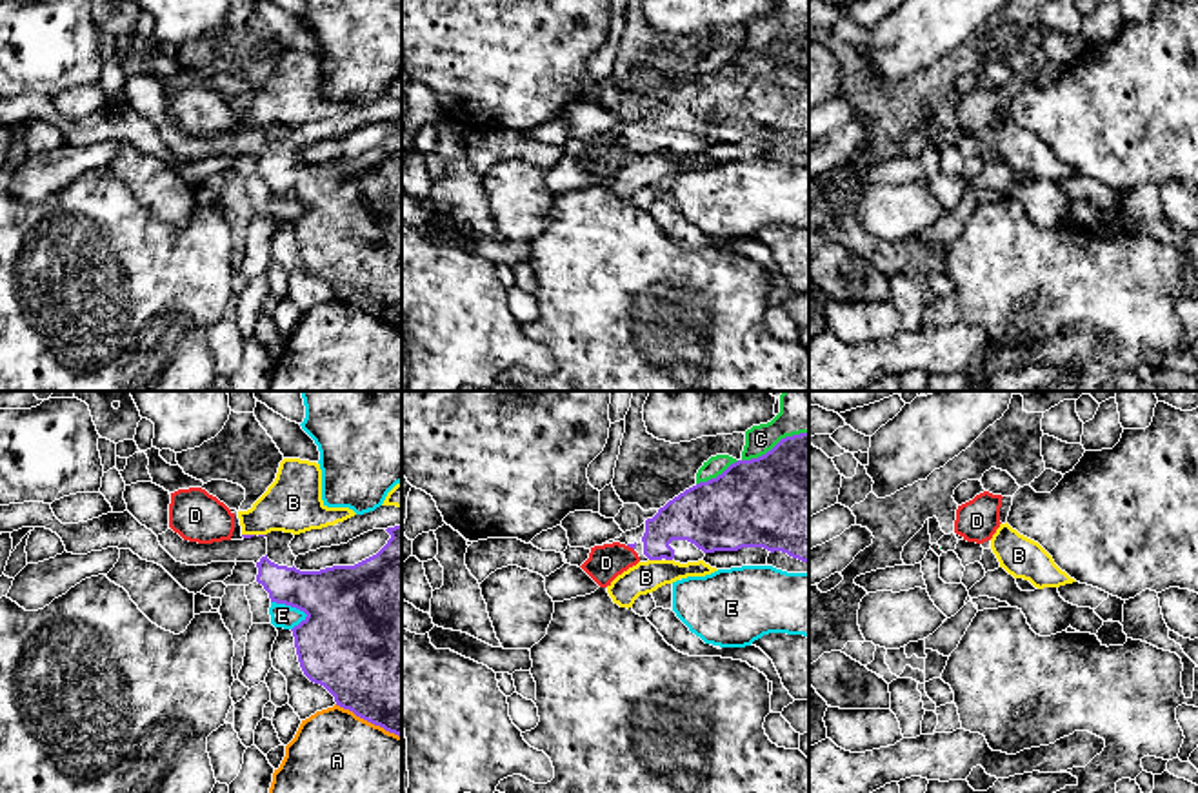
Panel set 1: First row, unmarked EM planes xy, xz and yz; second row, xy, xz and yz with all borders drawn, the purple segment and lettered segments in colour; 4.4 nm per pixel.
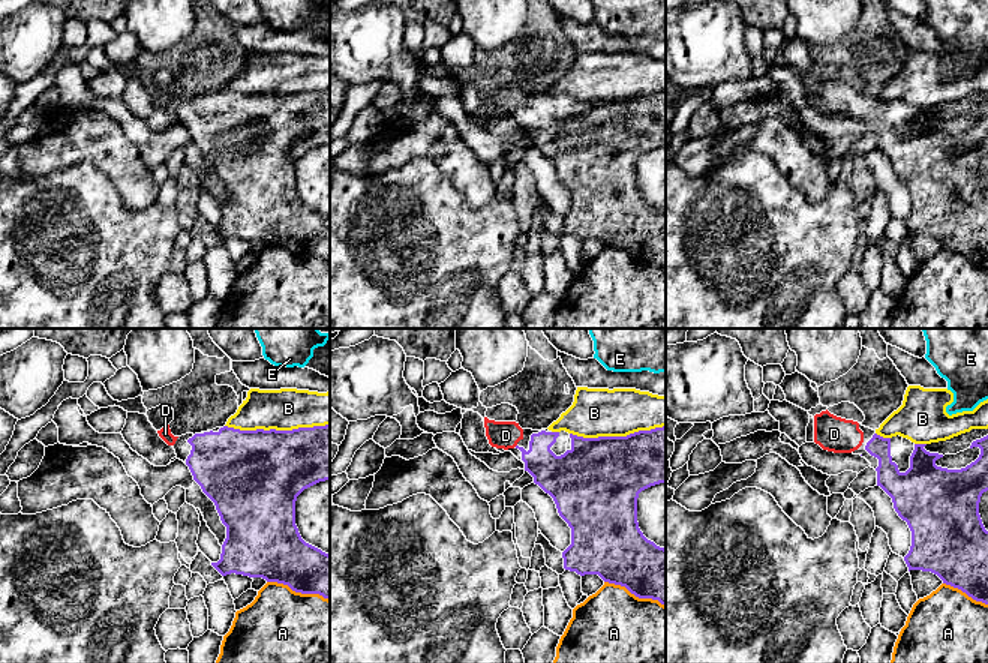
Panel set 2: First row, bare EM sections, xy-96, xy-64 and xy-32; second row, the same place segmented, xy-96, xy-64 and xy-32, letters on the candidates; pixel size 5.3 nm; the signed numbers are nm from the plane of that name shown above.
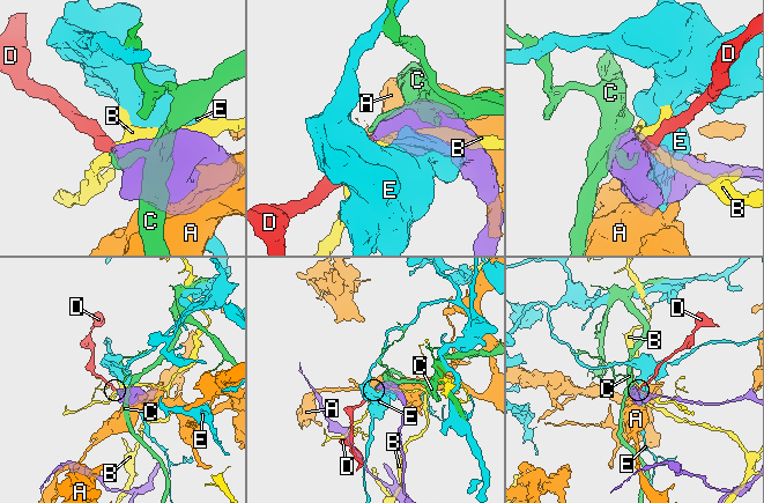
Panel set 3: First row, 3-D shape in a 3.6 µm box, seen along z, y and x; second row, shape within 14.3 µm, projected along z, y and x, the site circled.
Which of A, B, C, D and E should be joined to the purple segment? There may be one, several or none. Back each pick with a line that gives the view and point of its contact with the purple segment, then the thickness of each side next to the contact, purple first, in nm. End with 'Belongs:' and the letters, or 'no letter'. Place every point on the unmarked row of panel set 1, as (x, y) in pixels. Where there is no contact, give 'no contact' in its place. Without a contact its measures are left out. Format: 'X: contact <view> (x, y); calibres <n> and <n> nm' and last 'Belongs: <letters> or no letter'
D: contact xz (631, 139); calibres 20 and 160 nm
Belongs: D

